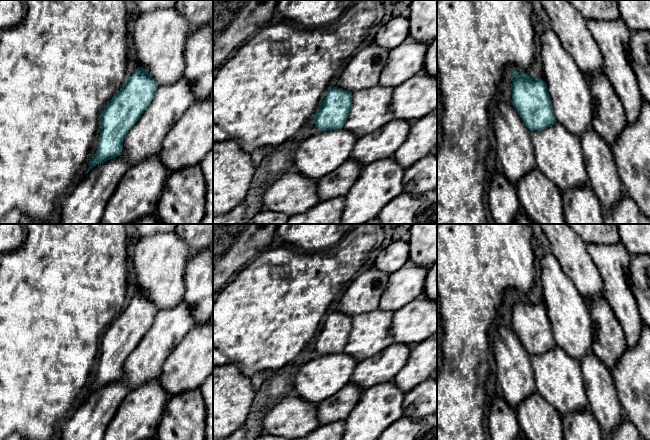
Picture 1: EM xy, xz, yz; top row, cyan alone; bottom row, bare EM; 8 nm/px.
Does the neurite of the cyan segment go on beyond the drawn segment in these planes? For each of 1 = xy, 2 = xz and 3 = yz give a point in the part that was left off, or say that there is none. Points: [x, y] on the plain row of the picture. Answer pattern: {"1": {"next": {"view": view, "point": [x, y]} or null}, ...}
{"1": {"next": null}, "2": {"next": null}, "3": {"next": null}}

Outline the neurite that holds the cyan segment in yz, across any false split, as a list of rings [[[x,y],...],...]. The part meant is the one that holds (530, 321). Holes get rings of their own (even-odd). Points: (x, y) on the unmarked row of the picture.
[[[512,294],[512,327],[530,355],[542,355],[557,346],[546,307]]]

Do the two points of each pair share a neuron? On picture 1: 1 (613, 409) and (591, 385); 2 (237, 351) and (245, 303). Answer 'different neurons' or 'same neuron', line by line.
1: same neuron
2: same neuron

